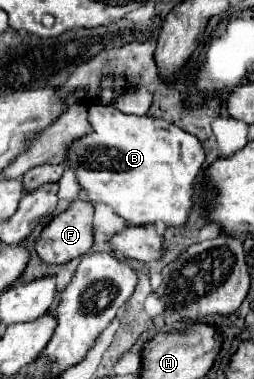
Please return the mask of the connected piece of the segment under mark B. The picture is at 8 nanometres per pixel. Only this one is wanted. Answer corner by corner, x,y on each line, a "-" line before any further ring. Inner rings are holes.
91,105
89,121
93,125
93,133
89,133
89,137
81,137
81,141
77,141
73,149
69,149
69,167
75,171
81,187
89,193
87,199
91,203
103,201
117,215
121,215
127,223
133,225
147,225
159,221
175,227
185,225
195,205
199,173
205,161
205,151
199,139
163,119
125,115
113,105

